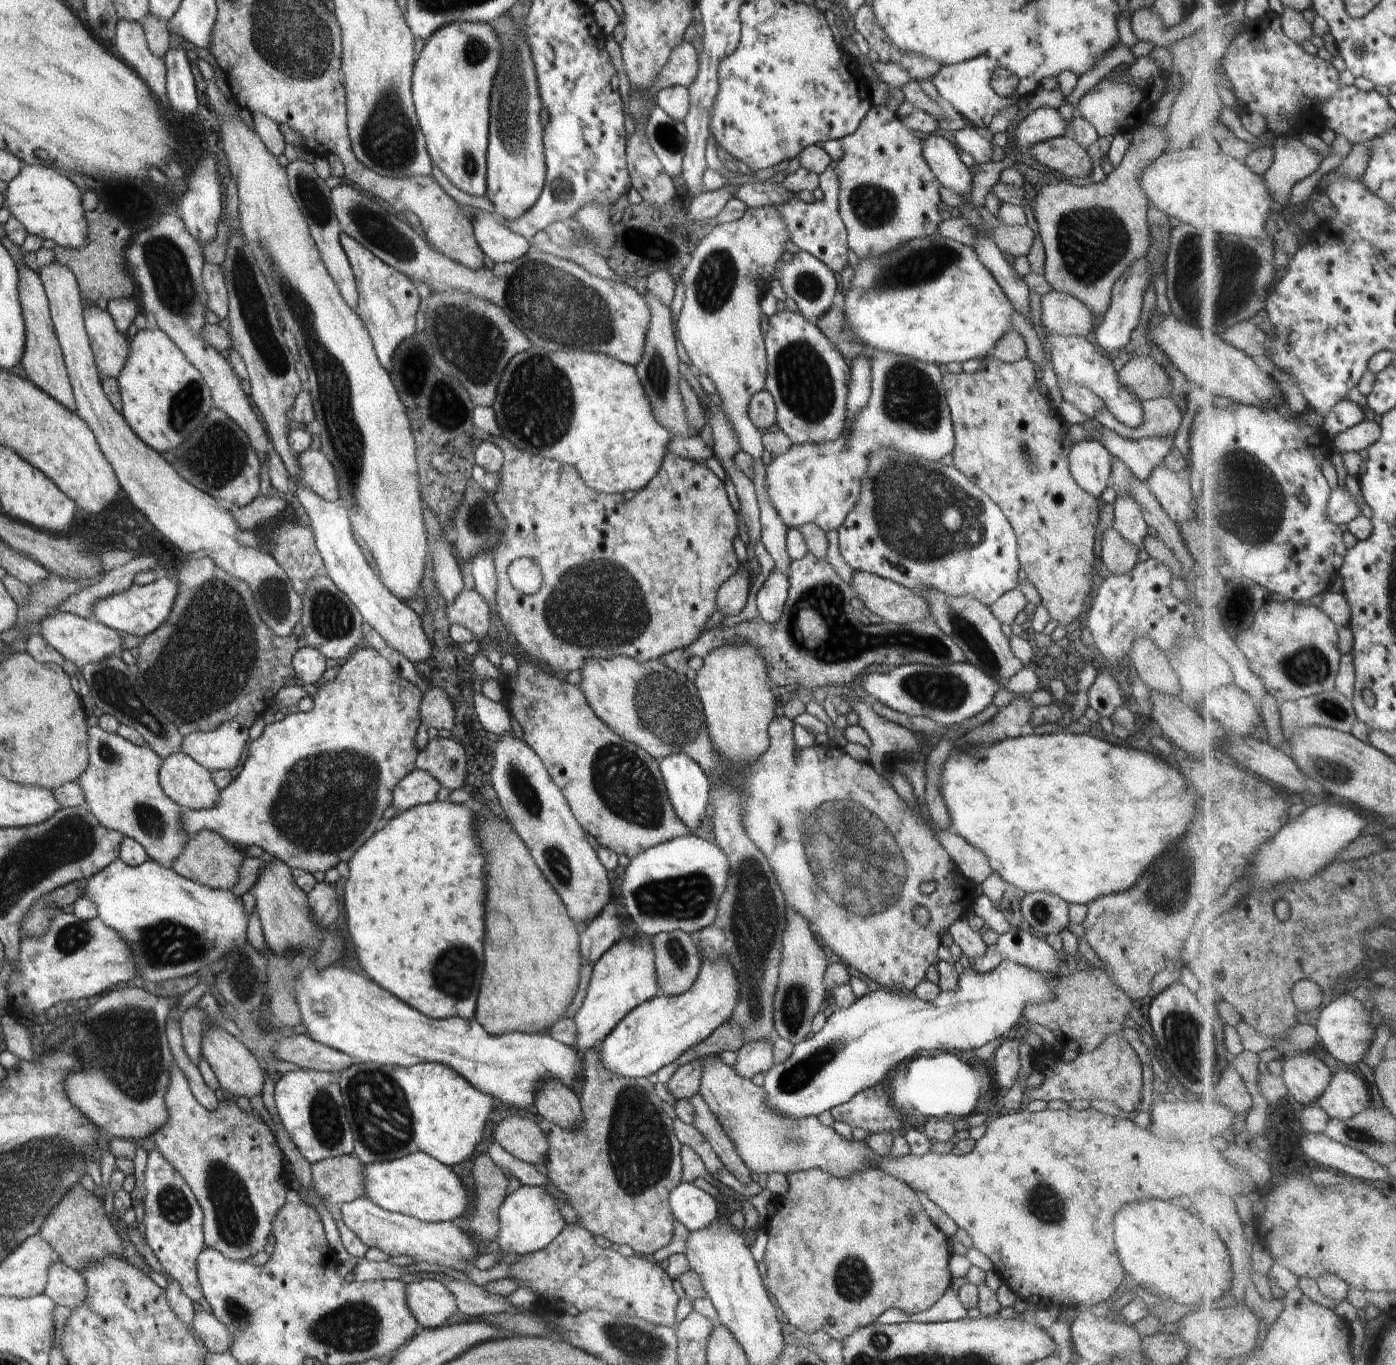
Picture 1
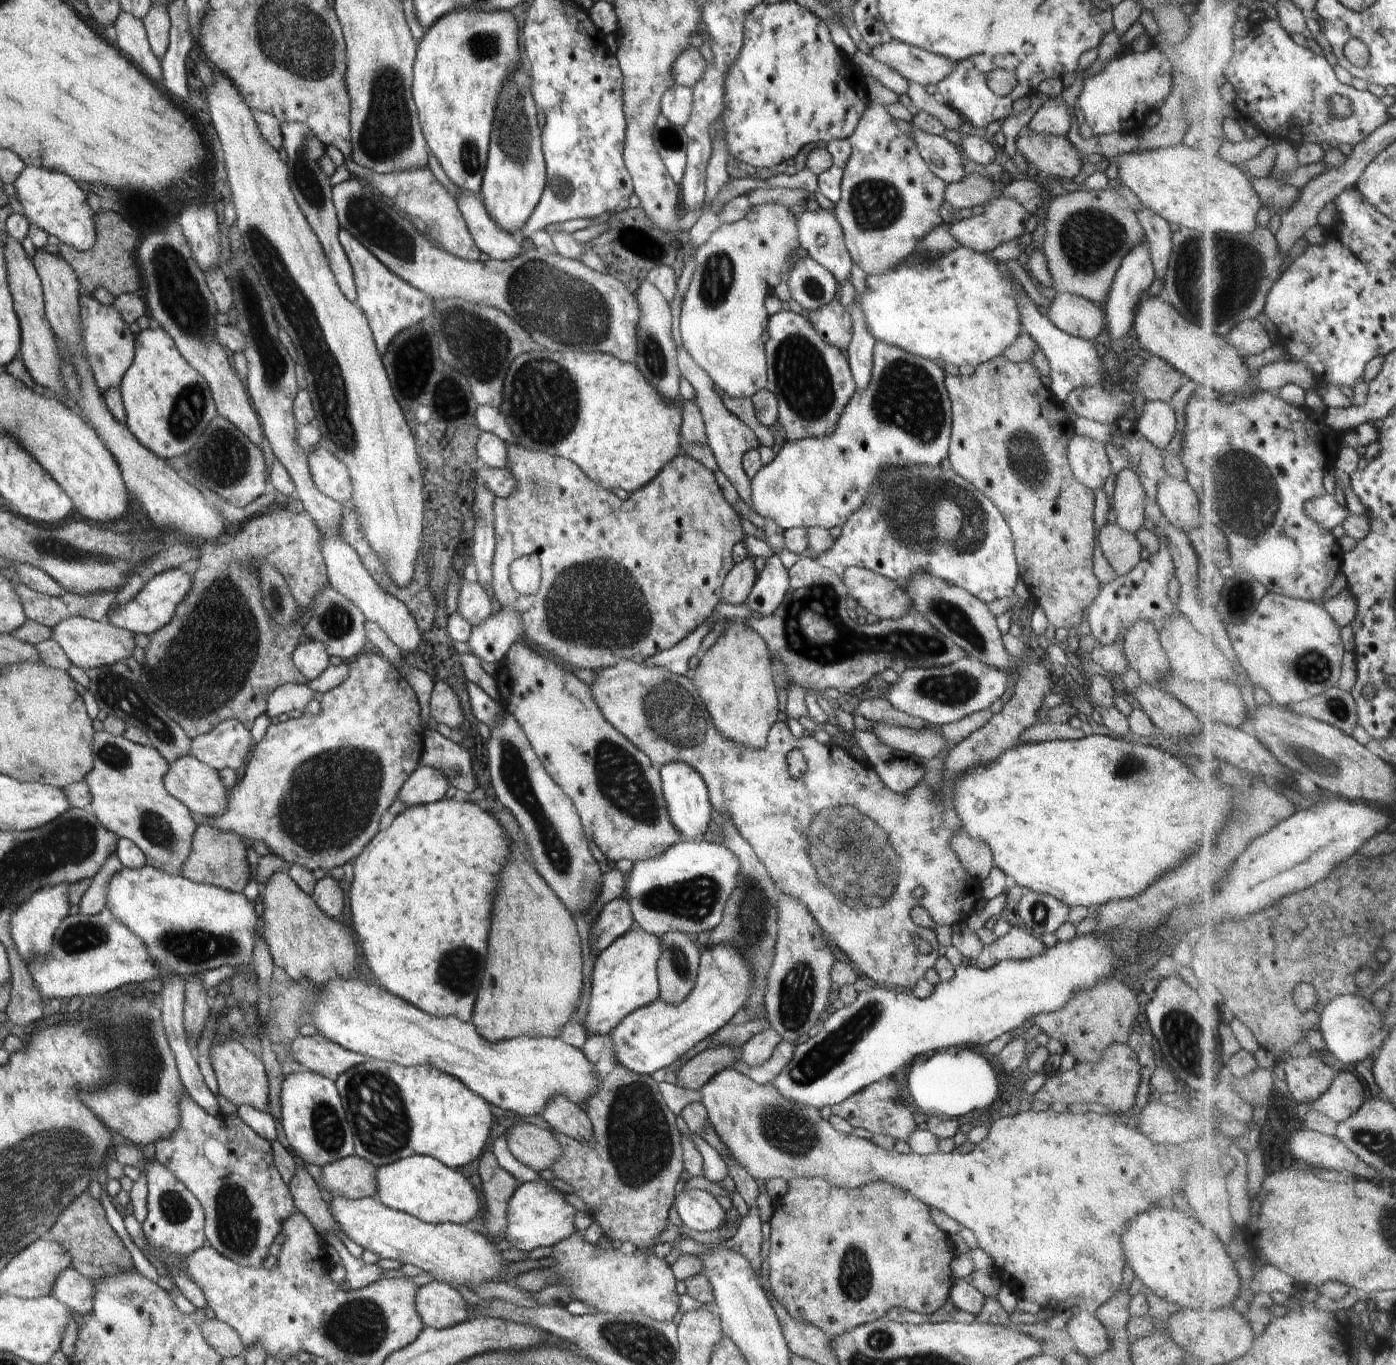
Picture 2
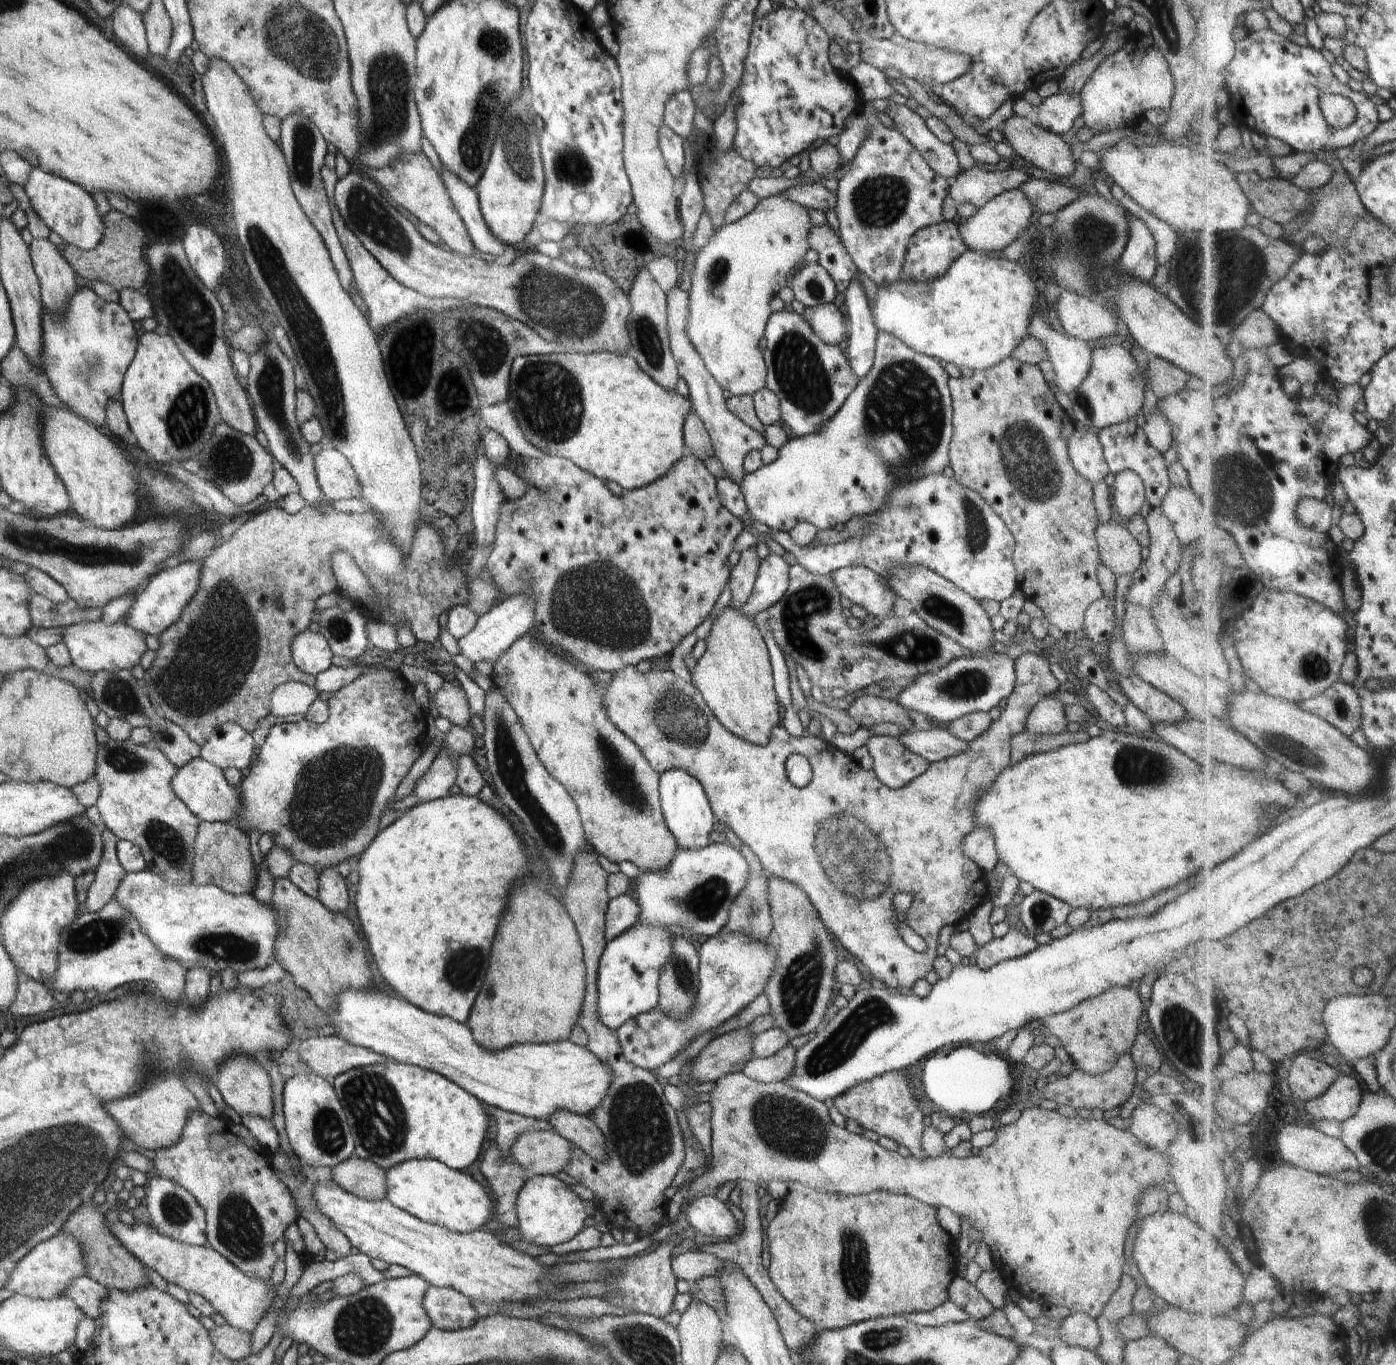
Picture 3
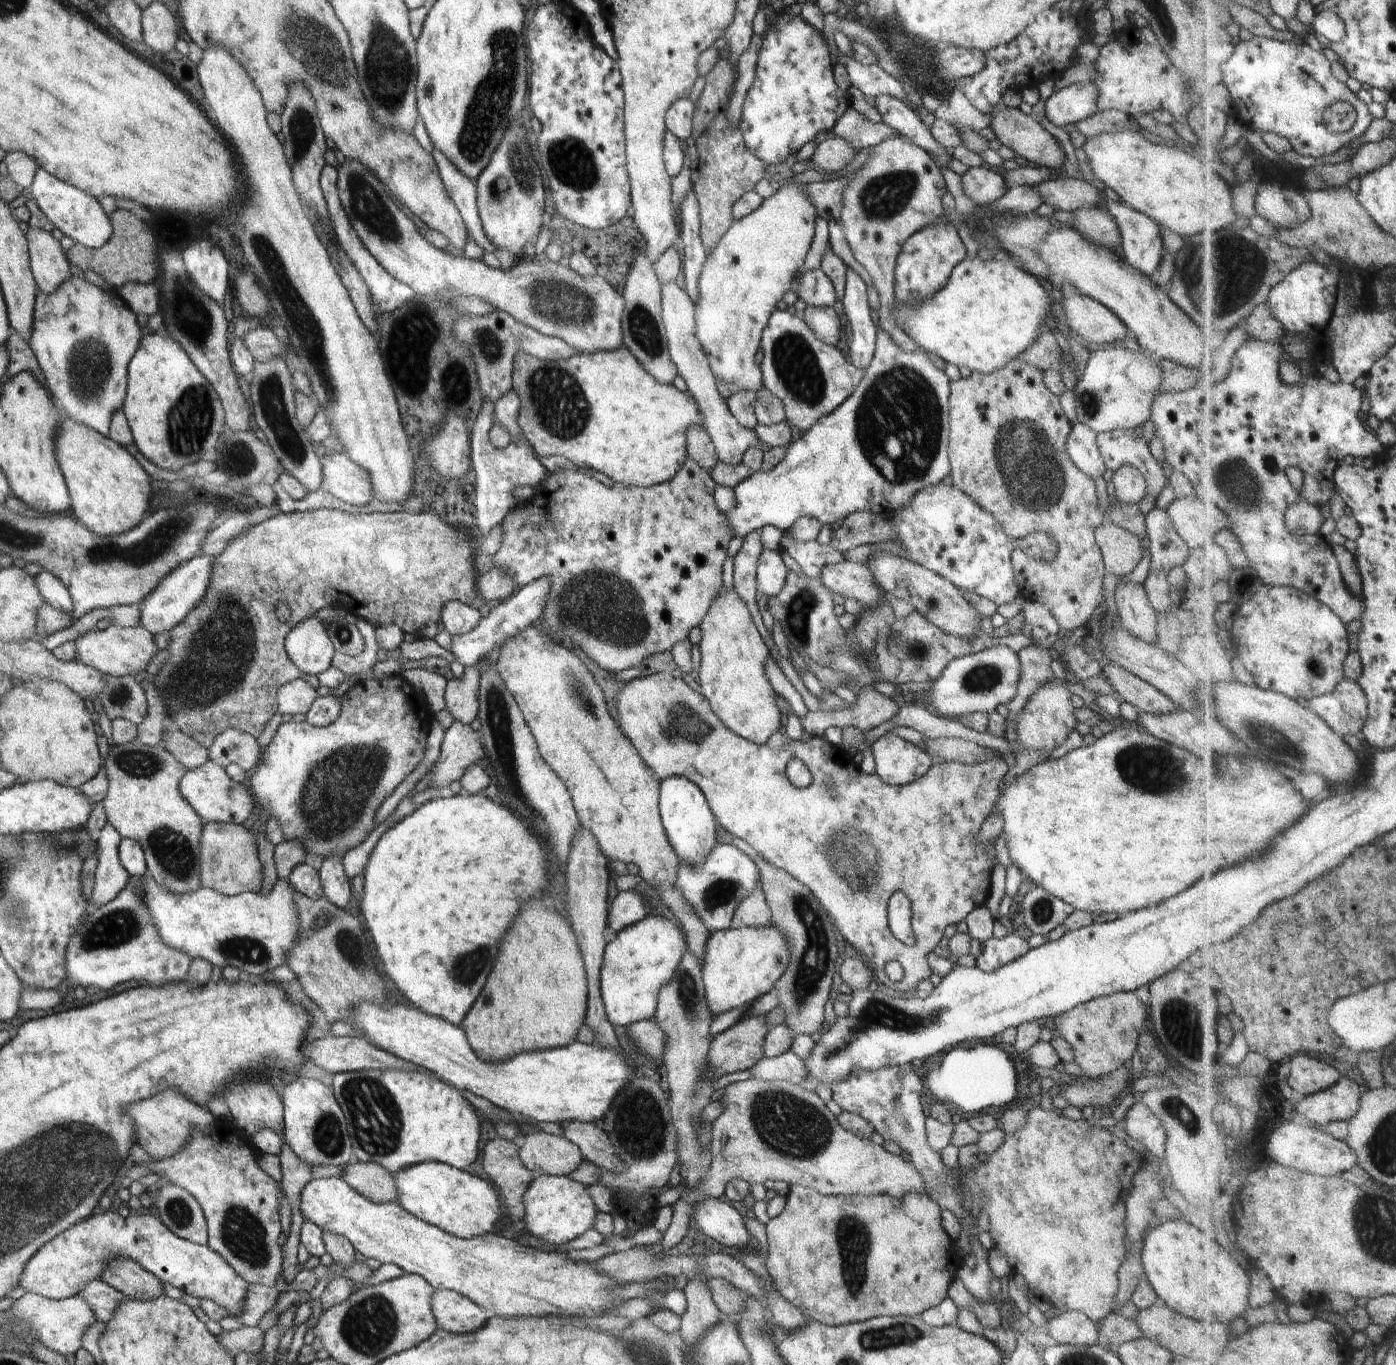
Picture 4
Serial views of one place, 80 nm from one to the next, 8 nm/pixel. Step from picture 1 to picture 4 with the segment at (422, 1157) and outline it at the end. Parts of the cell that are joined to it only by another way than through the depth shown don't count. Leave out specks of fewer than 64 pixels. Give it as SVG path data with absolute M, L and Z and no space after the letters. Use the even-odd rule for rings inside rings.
M420 1163L392 1175L397 1186L397 1199L416 1218L461 1239L471 1239L490 1233L502 1233L503 1208L493 1186L446 1163Z

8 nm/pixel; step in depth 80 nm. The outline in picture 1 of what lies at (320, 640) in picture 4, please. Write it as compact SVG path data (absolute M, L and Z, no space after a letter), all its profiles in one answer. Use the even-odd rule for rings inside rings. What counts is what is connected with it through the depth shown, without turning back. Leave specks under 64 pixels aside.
M300 646L294 654L292 667L296 678L304 681L308 688L311 684L319 684L322 680L324 672L327 670L326 658L316 648Z

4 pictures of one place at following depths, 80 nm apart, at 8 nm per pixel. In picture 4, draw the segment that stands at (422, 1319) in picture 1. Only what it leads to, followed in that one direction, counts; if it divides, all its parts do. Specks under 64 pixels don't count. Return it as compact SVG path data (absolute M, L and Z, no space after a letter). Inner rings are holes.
M446 1289L433 1292L431 1305L437 1325L449 1333L476 1332L493 1316L492 1312L481 1309L469 1298Z

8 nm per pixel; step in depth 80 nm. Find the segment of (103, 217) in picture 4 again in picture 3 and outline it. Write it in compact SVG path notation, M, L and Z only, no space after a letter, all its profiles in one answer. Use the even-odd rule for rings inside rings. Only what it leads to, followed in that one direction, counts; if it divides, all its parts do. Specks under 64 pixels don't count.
M32 167L23 187L37 216L51 231L59 234L67 244L76 245L85 251L98 246L105 235L103 217L98 213L92 195L80 185L43 171L40 167Z

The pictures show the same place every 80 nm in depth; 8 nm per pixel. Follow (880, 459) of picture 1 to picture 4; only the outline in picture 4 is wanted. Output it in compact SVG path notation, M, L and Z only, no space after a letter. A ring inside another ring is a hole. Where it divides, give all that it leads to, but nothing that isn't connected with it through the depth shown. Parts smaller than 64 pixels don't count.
M936 483L918 491L906 507L893 512L890 520L895 522L898 533L898 538L894 542L908 552L908 560L933 570L961 590L978 594L997 606L1013 602L1020 596L1011 565L1011 552L1012 549L1020 547L1019 541L1011 539L989 512L980 508L971 497L953 485L944 486L942 483ZM784 534L779 544L810 578L820 577L823 566L839 563L845 559L841 552L829 544L820 545L818 541L796 541Z

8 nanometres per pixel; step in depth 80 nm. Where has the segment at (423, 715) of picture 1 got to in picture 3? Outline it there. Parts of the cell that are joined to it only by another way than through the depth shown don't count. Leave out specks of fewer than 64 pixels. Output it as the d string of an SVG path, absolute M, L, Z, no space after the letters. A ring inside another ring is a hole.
M446 679L435 696L435 705L439 716L448 718L452 725L462 728L468 726L471 708L465 690Z

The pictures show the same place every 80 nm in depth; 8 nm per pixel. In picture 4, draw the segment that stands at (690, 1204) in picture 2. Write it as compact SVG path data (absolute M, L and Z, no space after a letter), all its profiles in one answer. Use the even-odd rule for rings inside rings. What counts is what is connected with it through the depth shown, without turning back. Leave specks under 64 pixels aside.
M708 1197L703 1203L698 1203L692 1218L706 1236L722 1246L735 1248L737 1252L748 1250L747 1246L755 1241L746 1229L744 1215L717 1197Z

